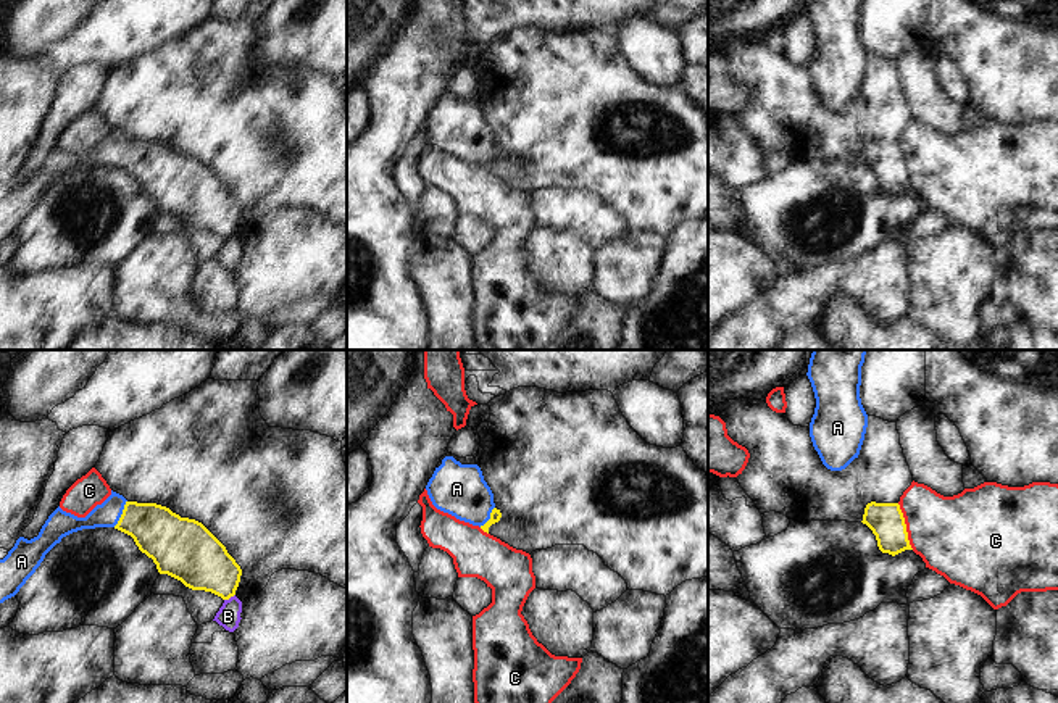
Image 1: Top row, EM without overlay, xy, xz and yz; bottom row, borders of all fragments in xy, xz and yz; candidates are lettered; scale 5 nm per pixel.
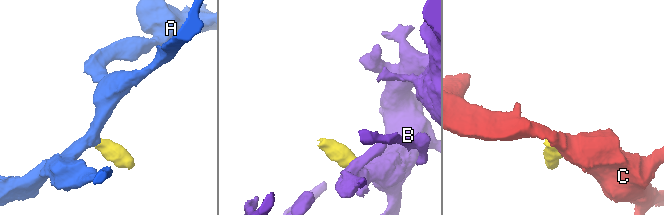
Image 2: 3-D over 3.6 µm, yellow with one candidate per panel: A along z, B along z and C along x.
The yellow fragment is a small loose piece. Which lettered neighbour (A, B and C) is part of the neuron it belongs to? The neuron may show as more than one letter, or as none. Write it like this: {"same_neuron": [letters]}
{"same_neuron": ["A"]}

